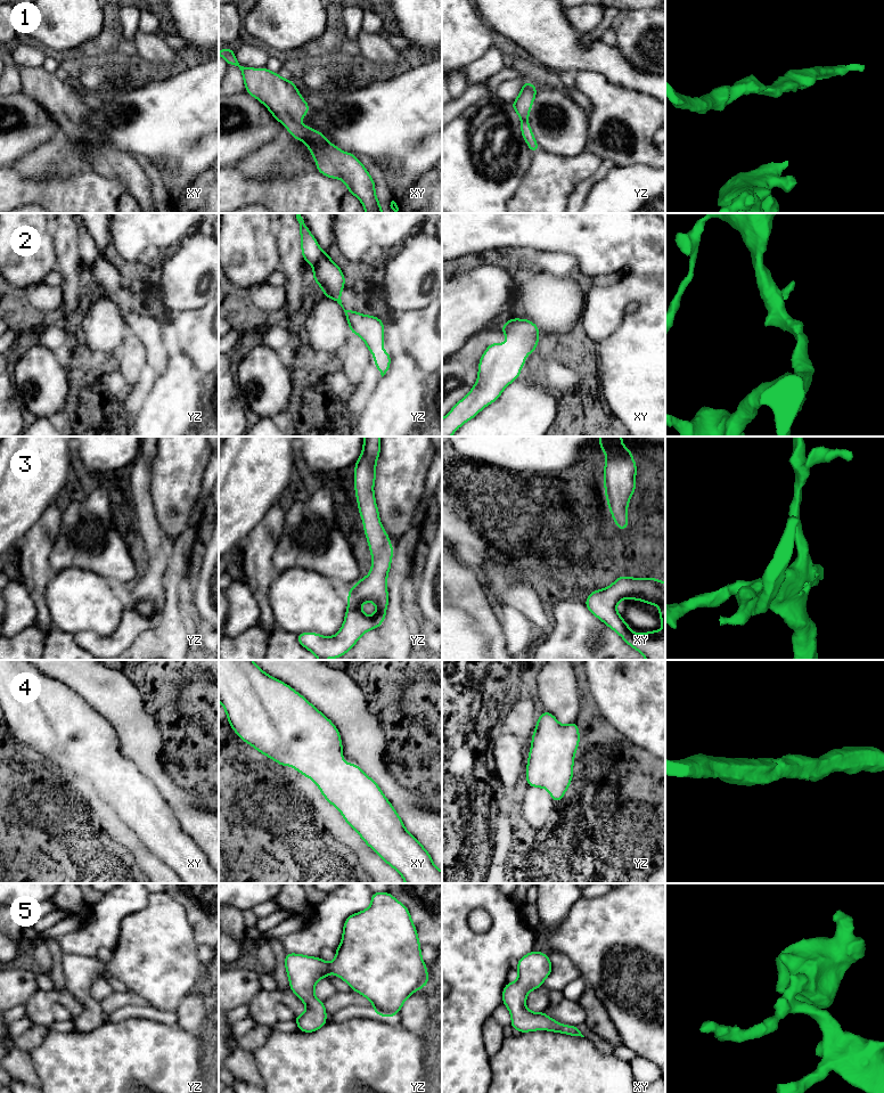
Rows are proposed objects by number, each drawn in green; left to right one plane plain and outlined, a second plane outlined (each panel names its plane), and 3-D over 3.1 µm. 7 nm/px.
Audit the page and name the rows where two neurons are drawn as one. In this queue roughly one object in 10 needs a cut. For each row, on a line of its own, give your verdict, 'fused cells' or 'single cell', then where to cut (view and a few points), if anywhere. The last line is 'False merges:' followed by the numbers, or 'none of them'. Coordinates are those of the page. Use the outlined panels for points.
1: single cell | no cut
2: single cell | no cut
3: single cell | no cut
4: single cell | no cut
5: single cell | no cut
False merges: none of them

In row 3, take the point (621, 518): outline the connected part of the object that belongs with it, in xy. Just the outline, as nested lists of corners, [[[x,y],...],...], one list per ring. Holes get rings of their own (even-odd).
[[[600,437],[599,447],[606,455],[604,486],[607,505],[619,530],[628,529],[628,503],[636,489],[637,465],[632,452],[622,444],[622,437]]]

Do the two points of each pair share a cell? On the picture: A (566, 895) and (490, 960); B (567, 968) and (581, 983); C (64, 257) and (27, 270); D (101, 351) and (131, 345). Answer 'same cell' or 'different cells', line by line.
A: different cells
B: different cells
C: different cells
D: different cells

